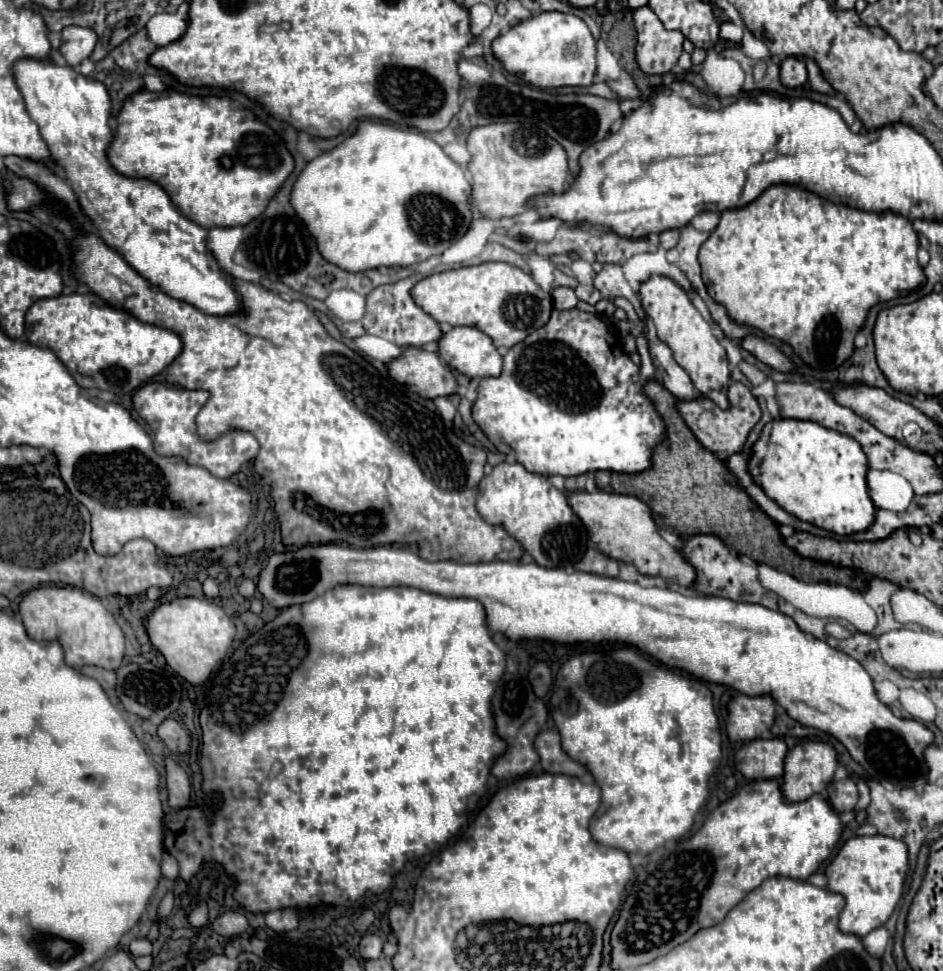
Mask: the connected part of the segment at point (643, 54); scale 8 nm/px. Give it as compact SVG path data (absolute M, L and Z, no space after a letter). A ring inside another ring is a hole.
M637 45L637 61L645 73L667 73L681 55L681 45Z

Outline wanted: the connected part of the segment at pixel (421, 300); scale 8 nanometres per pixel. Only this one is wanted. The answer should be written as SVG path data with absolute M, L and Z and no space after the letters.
M481 263L429 275L413 285L413 301L435 321L477 327L491 337L493 345L507 349L543 327L553 311L551 293L543 291L531 275L509 263Z

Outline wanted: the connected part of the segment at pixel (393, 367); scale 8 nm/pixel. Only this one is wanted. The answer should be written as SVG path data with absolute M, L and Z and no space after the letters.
M403 347L401 357L397 357L397 361L389 361L387 369L395 381L425 399L457 393L457 381L451 369L439 359L437 353L427 349Z

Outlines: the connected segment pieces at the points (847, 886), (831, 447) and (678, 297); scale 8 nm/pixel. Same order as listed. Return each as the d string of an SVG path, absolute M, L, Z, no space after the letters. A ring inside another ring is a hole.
M885 835L851 837L825 871L829 879L829 889L841 893L847 901L839 915L839 929L865 937L869 931L881 927L891 917L895 905L903 895L907 871L909 853L903 841Z
M773 419L765 423L749 457L753 481L787 513L821 529L851 535L865 531L875 517L875 505L867 493L867 457L861 445L815 421Z
M653 275L641 283L639 297L641 297L641 305L647 317L653 321L657 329L657 337L671 347L673 359L689 373L695 389L703 397L715 401L721 409L727 409L729 407L727 387L731 381L729 361L727 361L723 345L713 335L711 325L695 309L689 295L673 279L663 277L663 275Z

